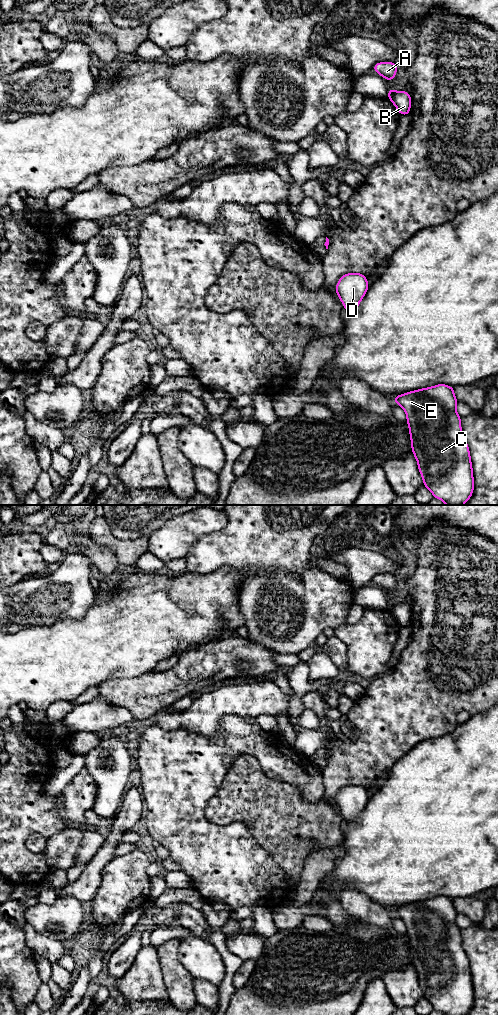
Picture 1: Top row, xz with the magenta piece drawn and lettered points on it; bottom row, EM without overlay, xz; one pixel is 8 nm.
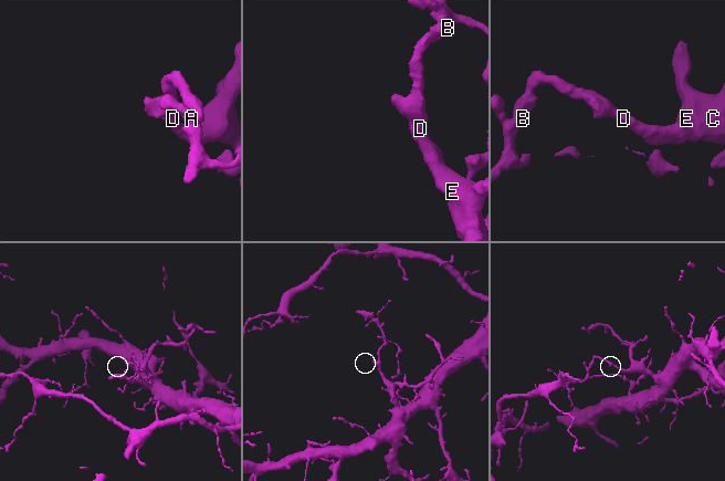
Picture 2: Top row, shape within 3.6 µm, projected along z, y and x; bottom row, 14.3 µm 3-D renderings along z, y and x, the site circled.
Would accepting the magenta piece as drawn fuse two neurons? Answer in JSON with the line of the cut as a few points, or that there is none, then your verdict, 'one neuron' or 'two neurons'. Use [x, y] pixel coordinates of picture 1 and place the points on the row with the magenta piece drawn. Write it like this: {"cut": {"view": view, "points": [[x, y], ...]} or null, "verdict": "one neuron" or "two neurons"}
{"cut": {"view": "xz", "points": [[395, 91], [389, 98]]}, "verdict": "two neurons"}

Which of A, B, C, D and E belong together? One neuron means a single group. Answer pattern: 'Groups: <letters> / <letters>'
Groups: A / B C D E

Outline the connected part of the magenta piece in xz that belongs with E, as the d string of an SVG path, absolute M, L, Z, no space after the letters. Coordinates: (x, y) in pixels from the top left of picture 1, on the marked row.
M438 384L414 390L395 396L394 403L400 405L407 415L412 453L417 460L423 485L431 491L434 498L444 501L446 505L464 505L472 496L474 478L469 447L462 434L461 417L456 412L458 400L454 395L454 387Z

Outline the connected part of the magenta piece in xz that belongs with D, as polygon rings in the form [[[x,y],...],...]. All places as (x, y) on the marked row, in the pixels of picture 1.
[[[347,273],[340,277],[336,284],[335,292],[340,298],[344,310],[355,310],[368,288],[366,276],[361,273]]]

